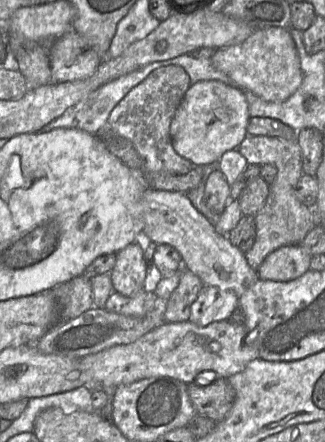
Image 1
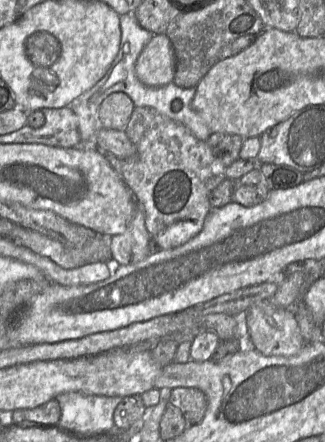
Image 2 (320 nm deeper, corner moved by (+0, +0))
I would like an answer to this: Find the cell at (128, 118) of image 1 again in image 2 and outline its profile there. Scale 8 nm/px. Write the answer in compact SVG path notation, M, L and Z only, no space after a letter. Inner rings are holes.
M135 107L124 132L135 145L137 153L122 160L120 176L144 212L148 233L162 250L185 244L203 228L205 219L212 210L210 194L226 178L226 167L214 156L206 141L197 139L184 125L151 108Z

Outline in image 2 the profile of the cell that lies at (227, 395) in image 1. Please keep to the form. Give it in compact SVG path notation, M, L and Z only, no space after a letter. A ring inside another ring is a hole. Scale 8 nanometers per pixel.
M179 387L167 392L169 405L180 410L188 426L199 424L207 411L208 400L198 388Z

